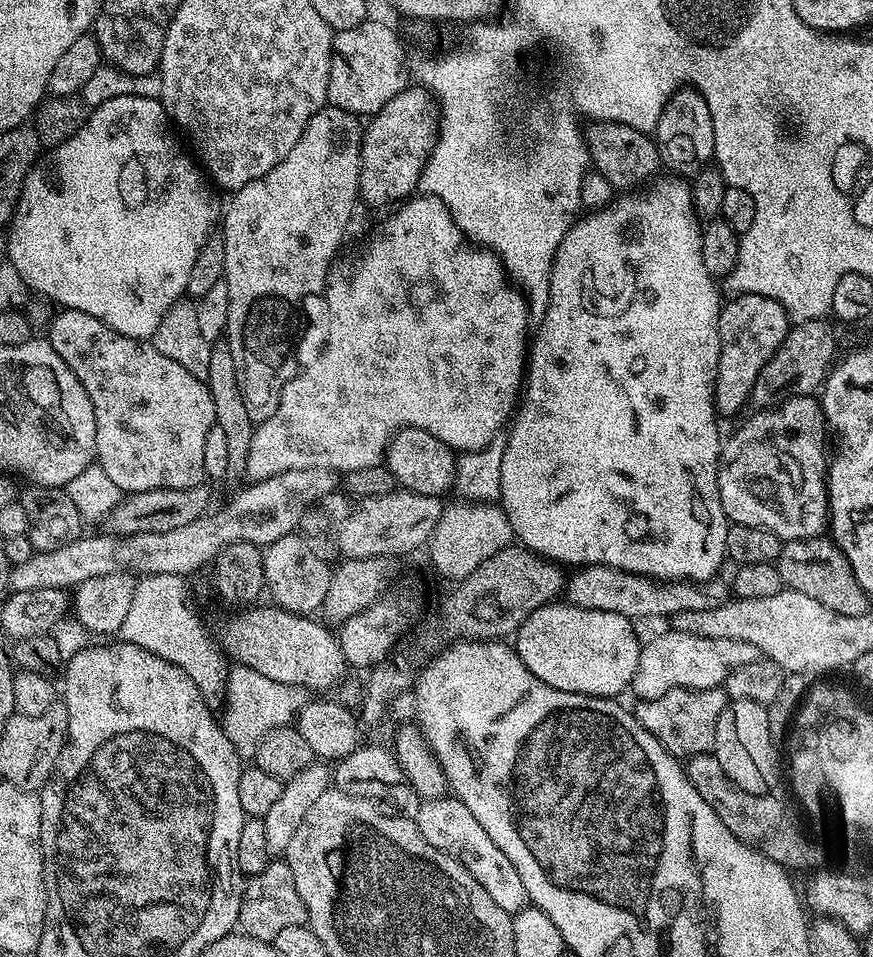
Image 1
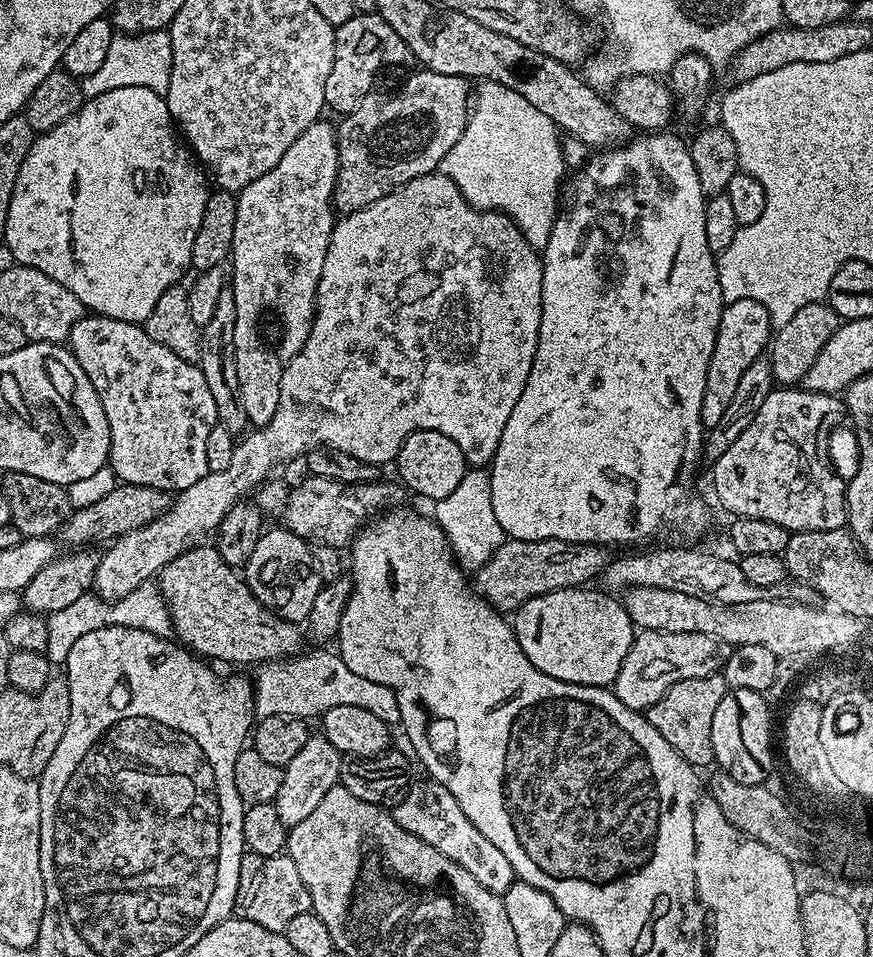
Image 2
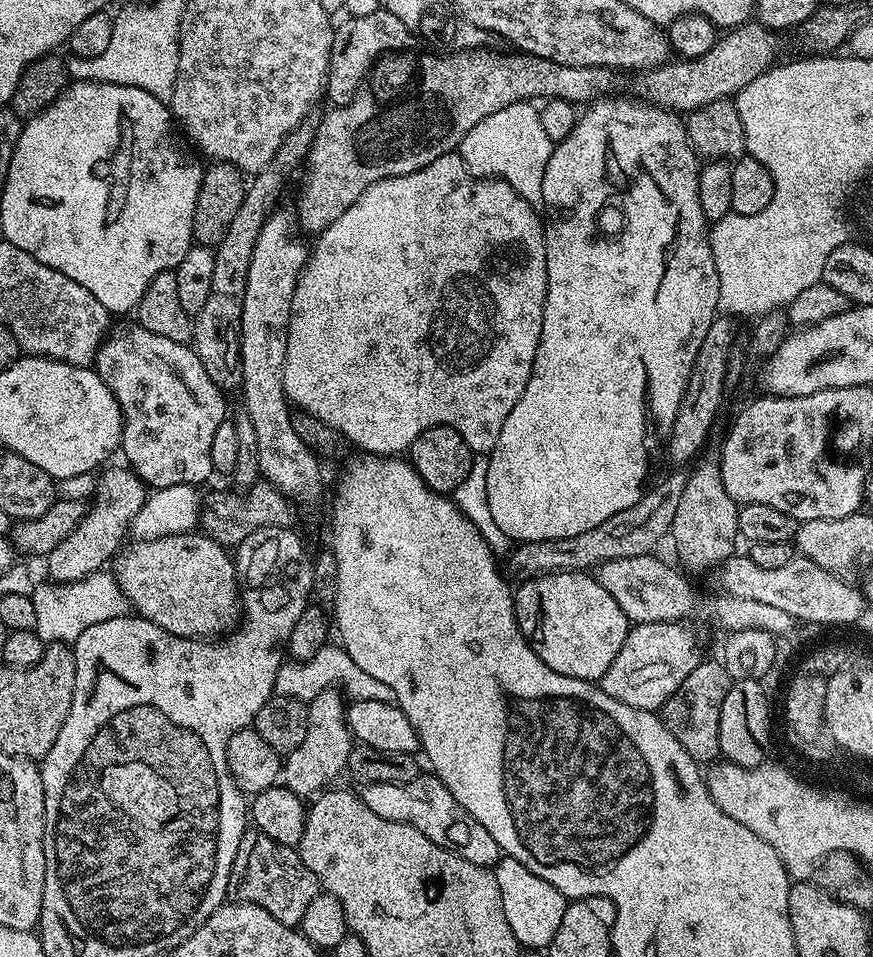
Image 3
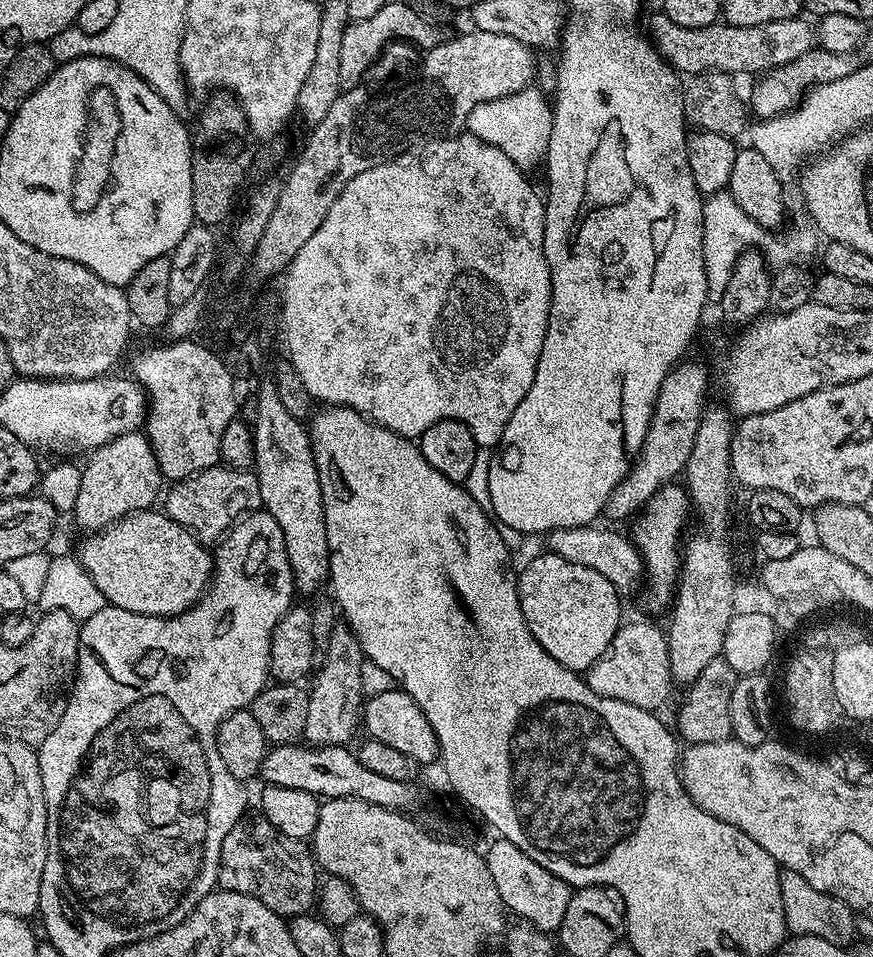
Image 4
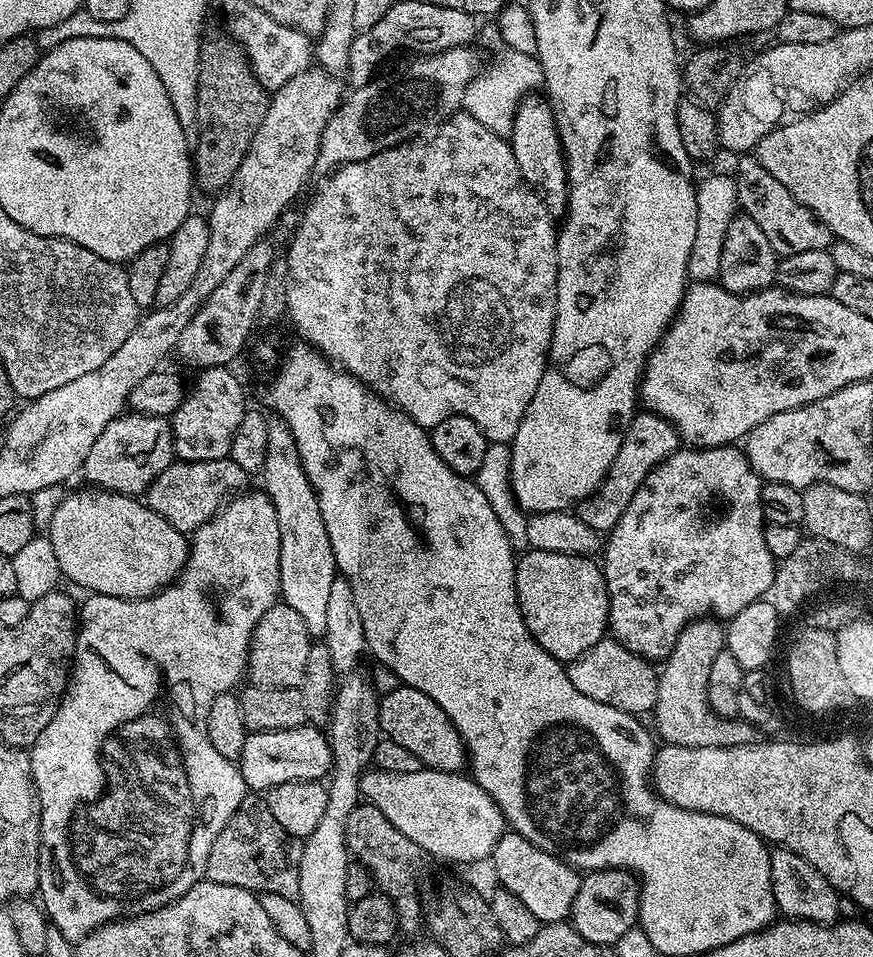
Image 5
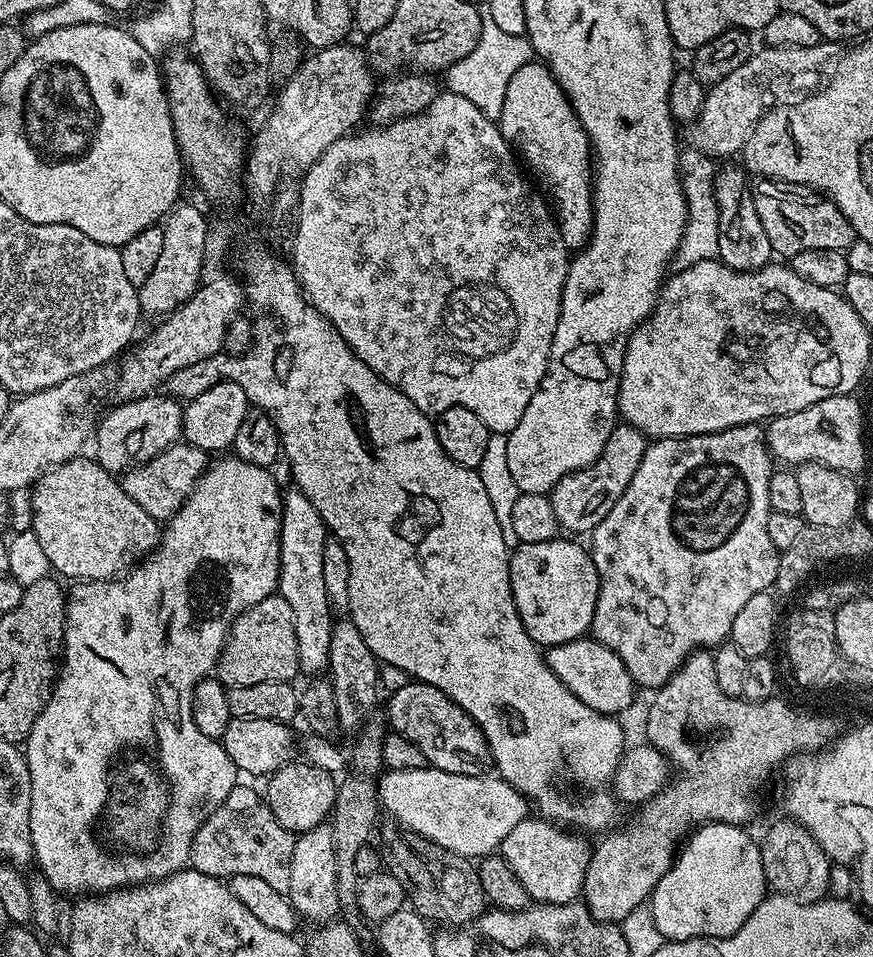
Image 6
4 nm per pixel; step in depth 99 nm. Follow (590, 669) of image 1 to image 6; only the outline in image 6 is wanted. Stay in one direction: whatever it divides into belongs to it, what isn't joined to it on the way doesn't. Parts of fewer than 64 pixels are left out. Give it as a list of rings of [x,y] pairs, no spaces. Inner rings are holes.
[[[564,539],[568,540],[520,544],[508,562],[510,586],[526,634],[545,649],[587,637],[598,606],[600,579],[591,551],[575,544],[575,539]]]

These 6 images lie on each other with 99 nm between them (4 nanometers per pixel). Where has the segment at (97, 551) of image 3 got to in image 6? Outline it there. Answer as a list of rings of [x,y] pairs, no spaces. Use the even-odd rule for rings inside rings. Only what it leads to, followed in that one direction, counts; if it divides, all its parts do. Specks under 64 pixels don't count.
[[[149,394],[139,396],[136,400],[125,400],[117,403],[117,408],[112,408],[100,420],[96,428],[96,453],[94,459],[106,471],[113,474],[123,474],[130,468],[137,468],[148,460],[153,460],[162,450],[181,439],[184,430],[184,410],[181,401],[167,394]]]

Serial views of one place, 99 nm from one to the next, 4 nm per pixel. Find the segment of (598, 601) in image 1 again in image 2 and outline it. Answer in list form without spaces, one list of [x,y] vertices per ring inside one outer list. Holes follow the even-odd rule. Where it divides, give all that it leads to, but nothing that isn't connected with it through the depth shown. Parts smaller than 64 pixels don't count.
[[[684,546],[688,548],[656,548],[653,552],[640,552],[637,556],[622,556],[618,560],[616,558],[611,559],[604,567],[604,575],[602,577],[603,587],[607,589],[609,593],[620,594],[625,590],[634,587],[634,588],[661,588],[662,590],[676,590],[678,594],[690,594],[690,598],[702,598],[703,600],[712,600],[715,604],[737,604],[738,602],[754,602],[755,600],[765,599],[766,592],[765,589],[754,586],[750,582],[746,582],[746,574],[742,574],[739,563],[735,559],[732,560],[723,560],[720,556],[711,556],[708,552],[695,552],[695,547]]]

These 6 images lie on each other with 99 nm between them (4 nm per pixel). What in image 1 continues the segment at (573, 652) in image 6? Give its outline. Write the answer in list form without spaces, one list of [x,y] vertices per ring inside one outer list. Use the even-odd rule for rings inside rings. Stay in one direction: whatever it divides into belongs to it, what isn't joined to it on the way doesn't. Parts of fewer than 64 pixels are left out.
[[[667,630],[661,636],[645,643],[640,650],[638,668],[634,670],[634,678],[630,685],[631,691],[637,692],[640,700],[658,698],[671,688],[718,688],[721,687],[729,674],[738,670],[738,666],[746,666],[749,662],[761,659],[760,652],[750,646],[750,642],[734,642],[730,638],[702,638],[698,634],[686,634],[675,630]]]

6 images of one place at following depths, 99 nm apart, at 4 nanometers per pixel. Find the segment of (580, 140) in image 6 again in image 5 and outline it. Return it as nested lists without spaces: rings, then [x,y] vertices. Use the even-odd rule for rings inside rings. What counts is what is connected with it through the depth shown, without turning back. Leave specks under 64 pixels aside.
[[[529,94],[520,101],[514,114],[512,134],[510,137],[512,153],[518,162],[518,170],[532,191],[537,192],[540,201],[548,207],[553,218],[563,217],[568,210],[568,166],[564,159],[564,147],[560,144],[560,135],[556,129],[556,119],[552,113],[552,105],[540,94]]]

